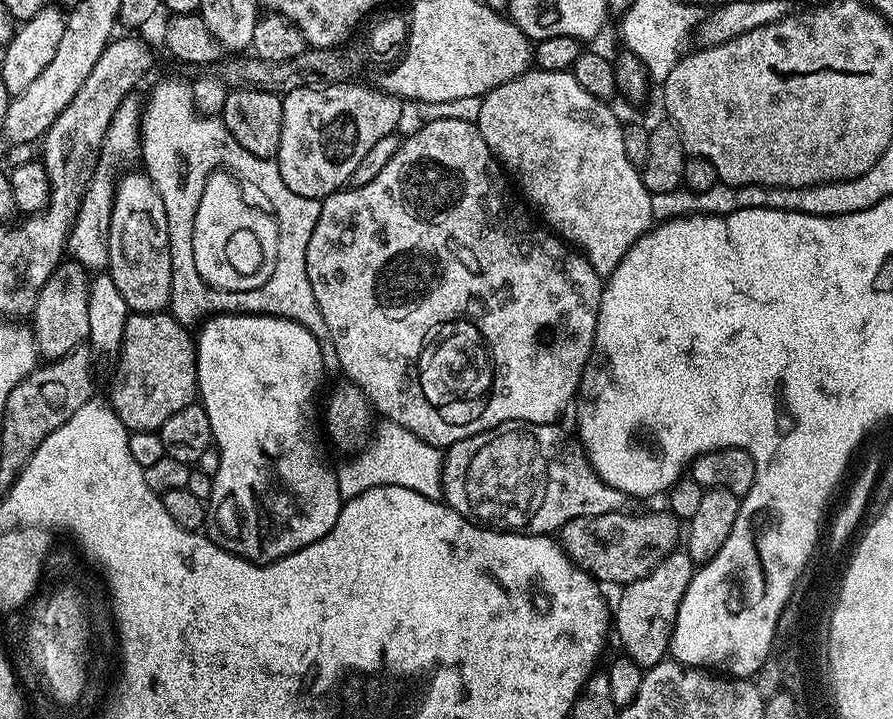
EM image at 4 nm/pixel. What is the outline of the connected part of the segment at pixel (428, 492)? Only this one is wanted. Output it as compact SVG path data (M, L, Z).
M384 422L381 425L381 428L376 432L376 437L368 445L365 443L355 453L357 456L353 460L348 460L341 468L335 469L341 497L344 500L353 500L358 494L370 490L372 480L374 480L374 474L372 474L374 466L376 466L376 470L380 466L382 474L380 476L376 474L376 478L384 480L384 488L386 486L402 486L406 490L414 490L431 500L440 500L442 496L440 490L441 449L435 444L427 444L425 440L419 440L414 433L402 426L391 422Z

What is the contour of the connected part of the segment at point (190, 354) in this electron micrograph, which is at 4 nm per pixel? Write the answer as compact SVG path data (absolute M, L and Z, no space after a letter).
M167 311L129 315L118 355L120 377L112 388L110 403L129 433L156 432L166 422L164 416L178 414L182 406L190 406L197 399L193 333Z

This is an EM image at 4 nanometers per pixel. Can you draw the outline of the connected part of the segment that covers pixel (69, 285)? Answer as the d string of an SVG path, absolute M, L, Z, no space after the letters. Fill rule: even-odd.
M73 258L65 259L50 274L50 278L46 278L30 317L36 351L45 361L60 360L66 354L75 352L88 340L90 334L89 283L90 272Z

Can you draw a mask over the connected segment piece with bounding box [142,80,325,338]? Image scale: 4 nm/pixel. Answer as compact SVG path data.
M164 80L153 90L152 100L152 113L149 116L147 113L142 128L143 167L147 175L152 177L152 185L162 198L162 206L166 206L166 216L190 218L190 214L196 214L196 192L200 192L200 184L204 184L204 172L208 172L212 164L248 168L252 184L268 188L268 200L272 200L272 204L276 204L276 212L280 212L280 264L276 264L276 276L272 276L272 284L268 284L264 292L258 292L258 304L234 306L234 314L281 316L284 320L293 320L306 326L306 330L318 338L323 337L322 314L318 310L318 302L314 302L314 290L310 290L310 278L306 274L306 246L318 222L321 201L294 194L294 190L282 182L280 165L275 159L255 157L238 144L222 119L201 116L196 111L192 89L187 83Z

